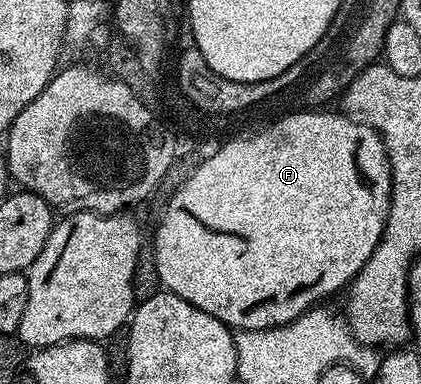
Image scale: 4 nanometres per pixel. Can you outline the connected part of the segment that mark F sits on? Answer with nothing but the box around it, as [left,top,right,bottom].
[152,111,390,330]

